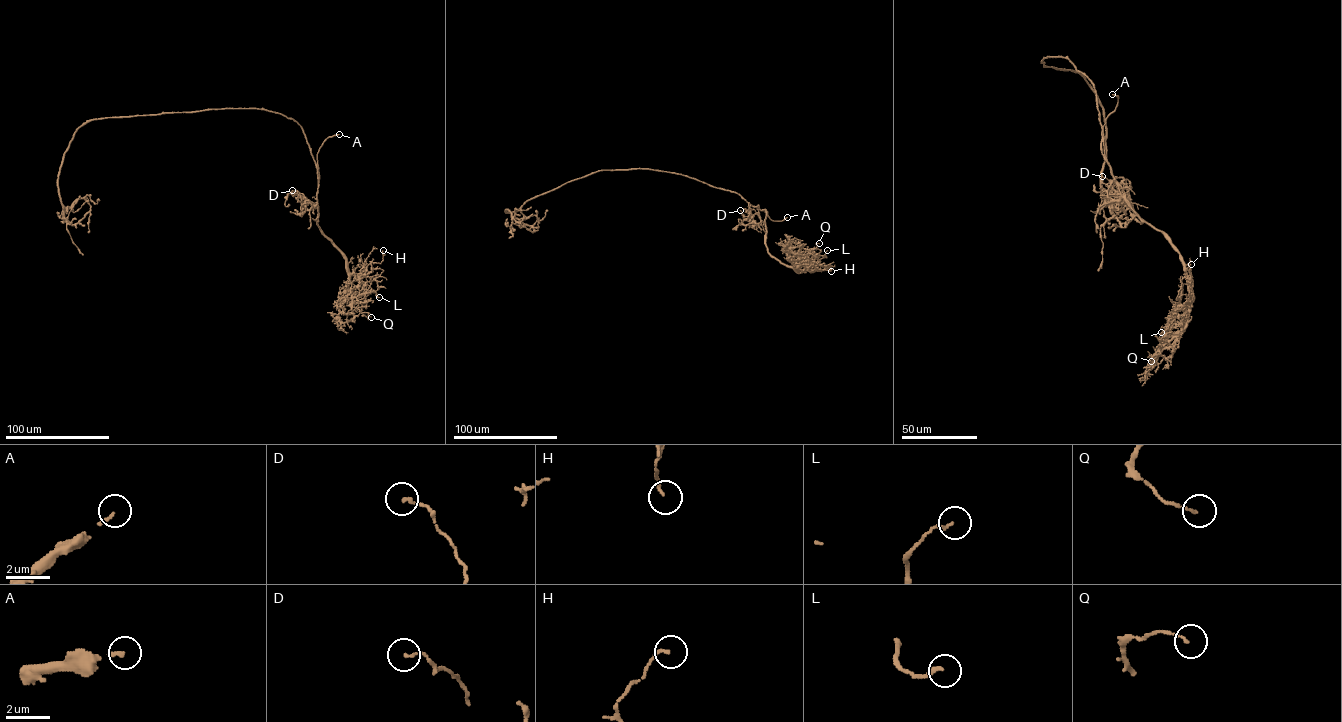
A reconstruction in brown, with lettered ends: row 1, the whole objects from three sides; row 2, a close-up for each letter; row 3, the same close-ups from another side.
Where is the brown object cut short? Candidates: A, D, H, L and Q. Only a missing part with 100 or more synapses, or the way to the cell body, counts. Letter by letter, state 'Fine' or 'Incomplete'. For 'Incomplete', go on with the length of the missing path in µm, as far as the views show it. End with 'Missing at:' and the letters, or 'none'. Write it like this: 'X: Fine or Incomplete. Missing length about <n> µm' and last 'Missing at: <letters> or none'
A: Incomplete. Missing length about 15 µm
D: Fine
H: Fine
L: Fine
Q: Fine
Missing at: A

